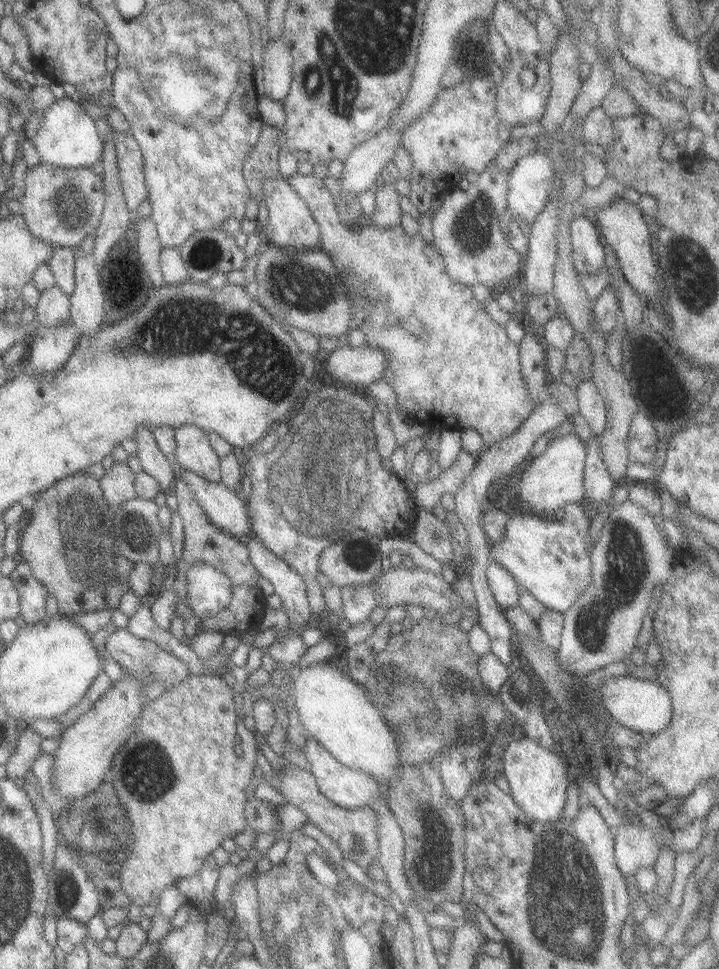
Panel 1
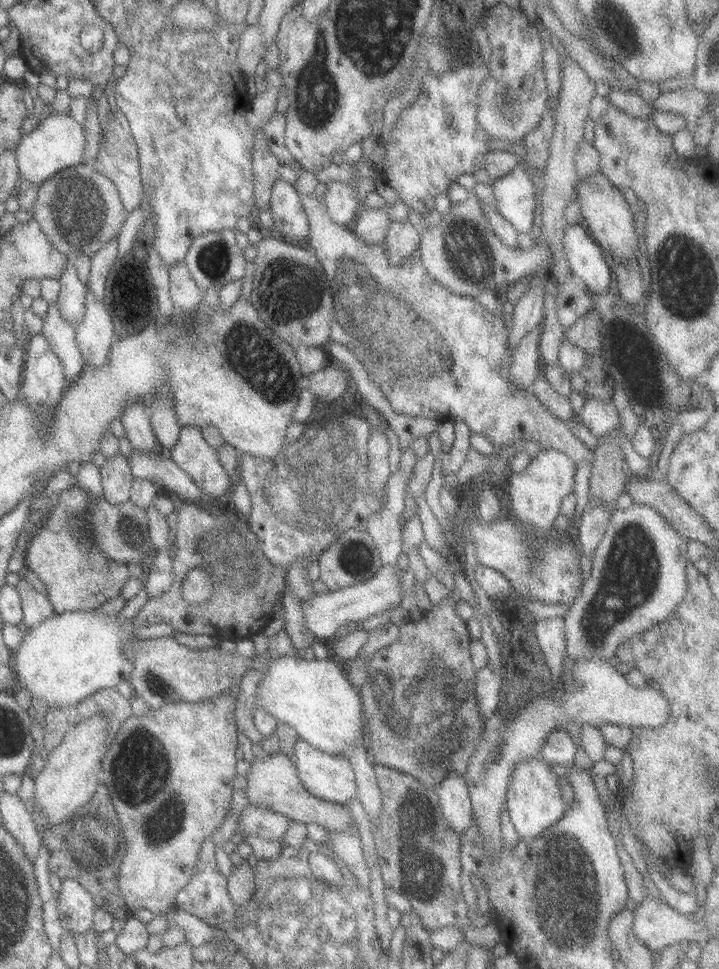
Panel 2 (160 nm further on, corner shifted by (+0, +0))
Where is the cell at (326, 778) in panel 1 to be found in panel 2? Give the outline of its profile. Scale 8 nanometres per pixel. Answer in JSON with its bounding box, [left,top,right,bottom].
[291,739,356,806]

